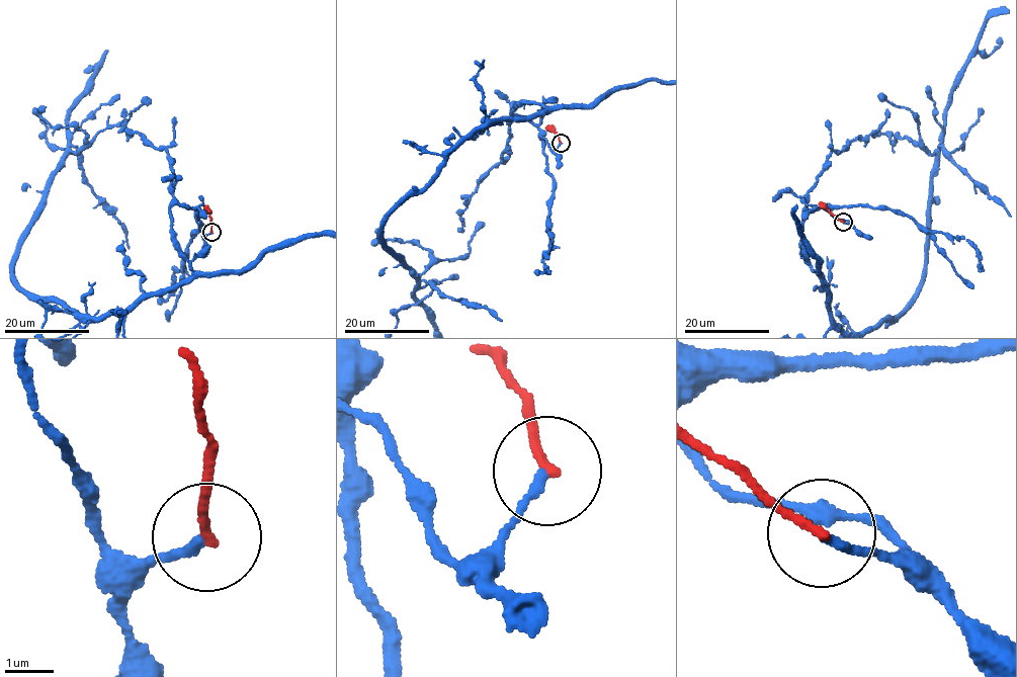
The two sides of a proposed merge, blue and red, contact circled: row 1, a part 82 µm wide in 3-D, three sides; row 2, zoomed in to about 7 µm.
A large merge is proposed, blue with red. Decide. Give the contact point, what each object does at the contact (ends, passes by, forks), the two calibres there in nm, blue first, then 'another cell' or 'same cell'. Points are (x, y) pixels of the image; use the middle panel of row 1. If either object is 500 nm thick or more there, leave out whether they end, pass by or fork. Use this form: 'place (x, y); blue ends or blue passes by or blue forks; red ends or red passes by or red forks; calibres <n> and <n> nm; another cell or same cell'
place (561, 143); blue ends; red ends; calibres 170 and 190 nm; another cell

